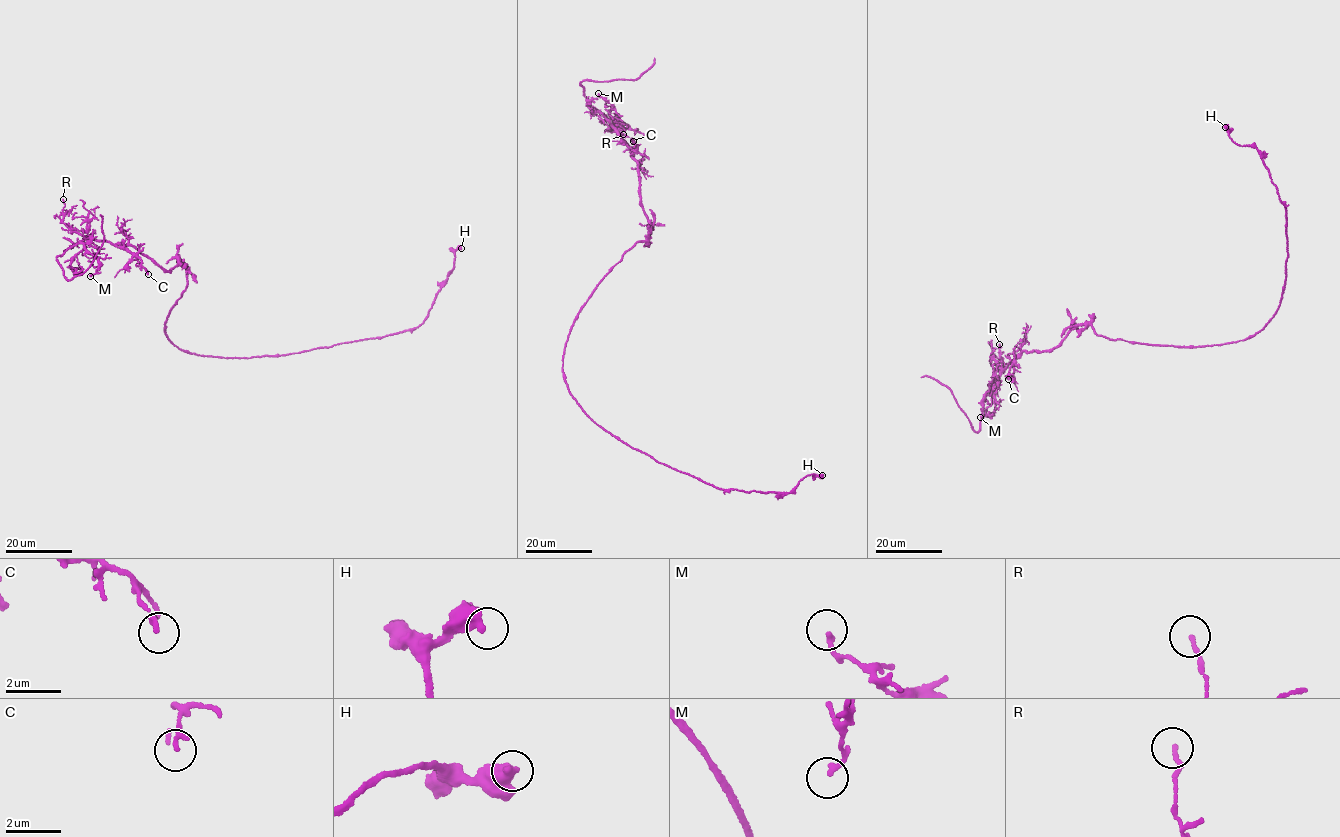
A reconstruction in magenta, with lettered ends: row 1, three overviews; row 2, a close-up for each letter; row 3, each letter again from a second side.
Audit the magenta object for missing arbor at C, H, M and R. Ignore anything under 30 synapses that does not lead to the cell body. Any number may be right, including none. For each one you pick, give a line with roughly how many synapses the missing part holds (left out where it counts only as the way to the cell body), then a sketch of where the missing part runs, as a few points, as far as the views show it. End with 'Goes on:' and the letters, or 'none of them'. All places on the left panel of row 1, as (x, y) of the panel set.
Goes on: none of them

